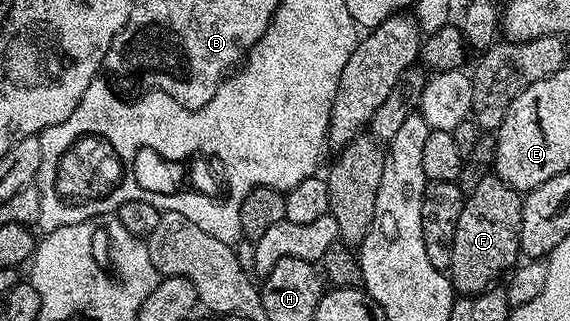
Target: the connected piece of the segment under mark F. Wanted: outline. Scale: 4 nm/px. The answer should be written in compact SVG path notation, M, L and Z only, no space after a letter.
M488 174L474 185L473 192L470 190L466 194L463 213L459 213L459 225L455 225L455 241L451 245L451 265L447 274L458 296L478 295L490 290L501 274L504 276L517 266L521 255L522 192L504 183L497 174Z

